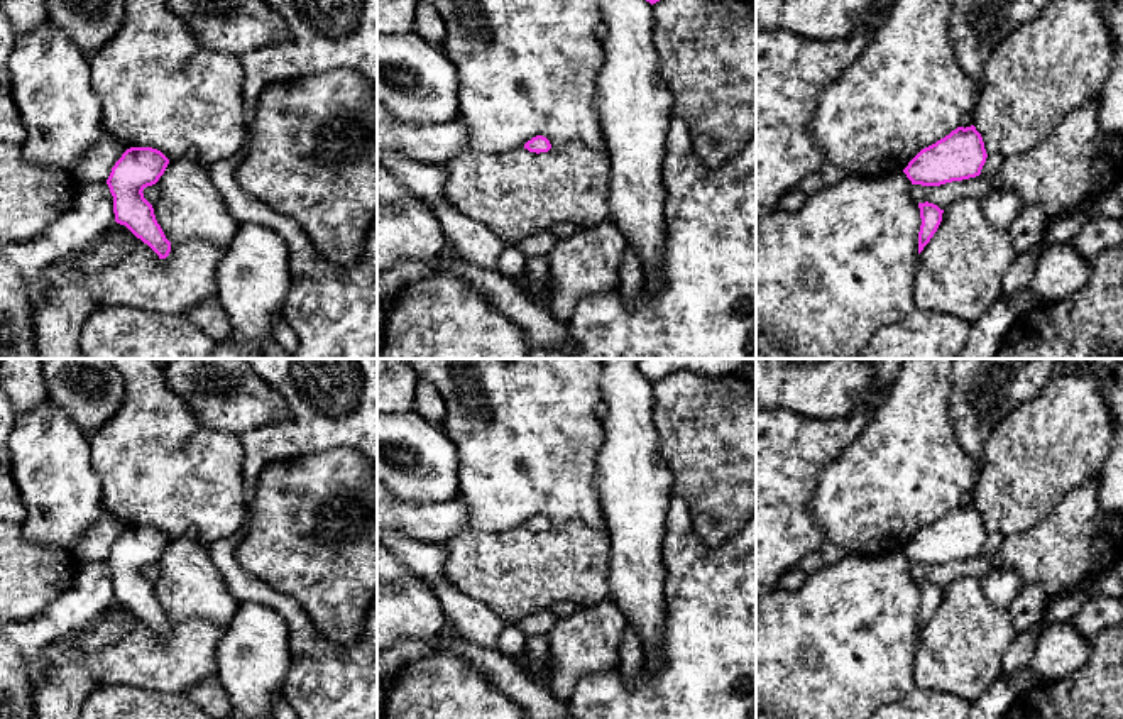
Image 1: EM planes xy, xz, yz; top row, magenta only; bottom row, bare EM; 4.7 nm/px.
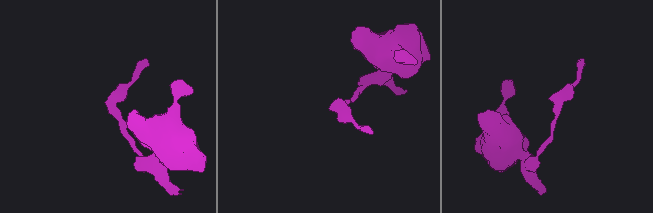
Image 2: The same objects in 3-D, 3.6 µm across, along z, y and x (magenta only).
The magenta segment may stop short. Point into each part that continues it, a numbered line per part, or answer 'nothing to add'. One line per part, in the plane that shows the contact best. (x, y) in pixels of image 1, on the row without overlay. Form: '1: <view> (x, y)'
nothing to add

